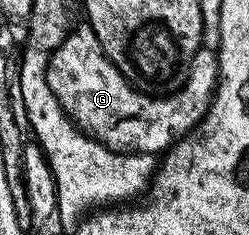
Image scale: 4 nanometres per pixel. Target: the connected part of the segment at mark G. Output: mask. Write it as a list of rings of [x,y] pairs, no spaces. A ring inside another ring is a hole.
[[[80,26],[65,35],[48,55],[44,76],[60,108],[81,131],[113,151],[163,153],[185,134],[186,128],[195,127],[203,119],[220,78],[220,66],[213,48],[200,46],[192,58],[186,81],[177,91],[167,97],[153,98],[129,83],[128,78],[110,62],[91,27]]]

